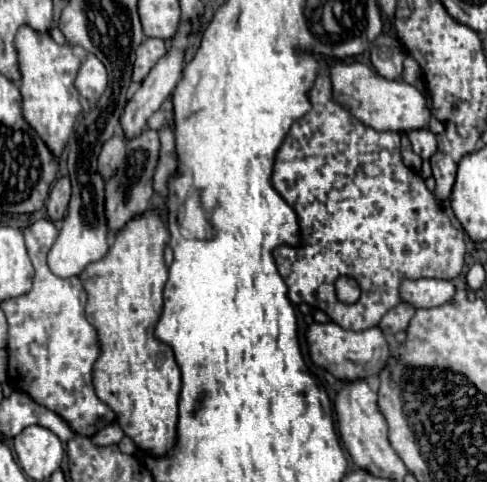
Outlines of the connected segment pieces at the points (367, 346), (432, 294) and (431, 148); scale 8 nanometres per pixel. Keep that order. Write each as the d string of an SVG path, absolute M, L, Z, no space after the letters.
M333 321L313 323L309 325L305 339L307 339L311 361L317 367L327 369L337 379L353 381L353 379L365 379L369 375L377 375L389 359L389 345L379 327L371 327L365 331L347 331L335 325Z
M417 279L401 281L401 301L415 309L431 309L447 303L455 295L455 285L443 279Z
M417 129L415 133L407 133L407 137L409 137L411 145L413 145L413 151L417 155L421 155L423 159L429 159L437 151L435 135L429 129Z

